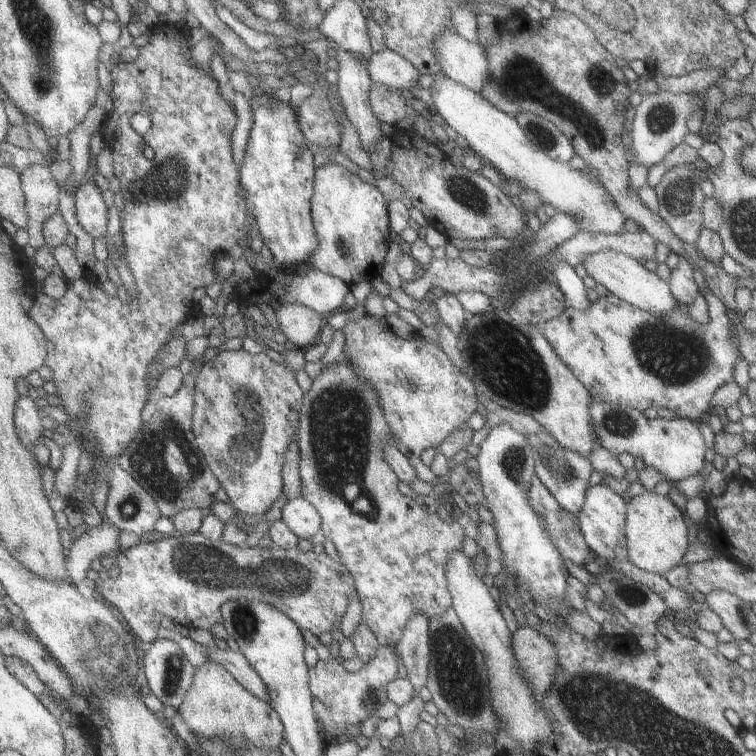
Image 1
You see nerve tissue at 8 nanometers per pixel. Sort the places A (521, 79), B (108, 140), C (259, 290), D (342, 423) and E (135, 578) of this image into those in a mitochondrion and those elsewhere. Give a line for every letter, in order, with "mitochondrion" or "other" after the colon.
A: mitochondrion
B: other
C: other
D: mitochondrion
E: other

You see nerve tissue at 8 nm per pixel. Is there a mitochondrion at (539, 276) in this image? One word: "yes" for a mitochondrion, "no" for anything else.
no

